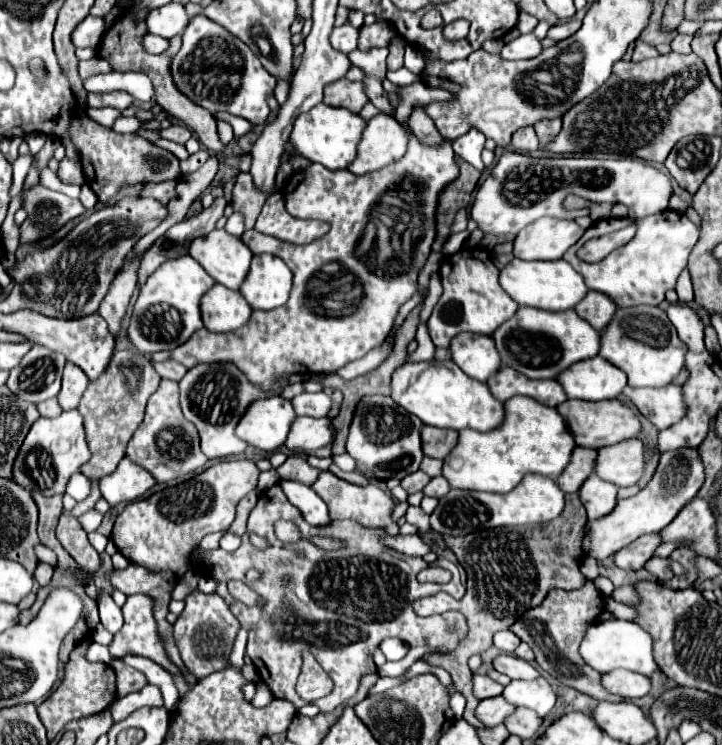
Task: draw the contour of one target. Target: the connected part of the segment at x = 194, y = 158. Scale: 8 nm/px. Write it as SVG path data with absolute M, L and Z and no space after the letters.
M198 150L196 154L192 154L192 156L188 156L186 160L182 160L180 162L180 170L182 170L182 174L190 174L190 172L196 172L206 160L210 158L210 154L206 152L206 150Z

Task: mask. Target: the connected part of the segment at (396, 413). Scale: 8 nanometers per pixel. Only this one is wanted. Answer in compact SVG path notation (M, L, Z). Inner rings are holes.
M364 396L354 408L354 418L346 438L346 452L356 460L356 470L378 480L390 480L412 474L422 462L420 446L420 428L422 420L406 412L402 406L394 404L390 396Z

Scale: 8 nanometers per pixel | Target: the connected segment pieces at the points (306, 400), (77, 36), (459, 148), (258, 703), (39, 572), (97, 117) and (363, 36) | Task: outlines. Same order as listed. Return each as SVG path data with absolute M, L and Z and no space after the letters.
M316 392L316 394L298 394L292 400L294 412L298 416L312 416L312 418L322 418L328 414L330 410L330 398L324 392Z
M88 16L86 20L82 20L72 34L72 42L76 48L96 48L100 44L104 32L104 24L102 18L96 16Z
M470 128L464 136L460 136L460 138L454 140L454 152L456 152L460 158L468 160L474 168L484 170L482 158L480 158L480 152L484 150L484 140L486 140L486 138L484 138L484 134L482 134L480 130Z
M258 682L258 684L256 684L256 694L254 694L254 698L252 698L250 704L252 704L254 708L264 708L264 706L268 706L272 700L274 700L274 696L272 696L270 688L266 688L266 684Z
M38 564L36 572L34 572L34 578L38 580L40 586L46 586L46 584L50 582L50 578L52 578L52 572L54 572L52 566L48 566L48 564Z
M86 108L86 116L100 126L112 126L112 122L120 116L114 108Z
M374 22L372 26L362 26L358 36L358 48L370 50L378 46L388 46L390 38L394 36L394 28L388 22Z

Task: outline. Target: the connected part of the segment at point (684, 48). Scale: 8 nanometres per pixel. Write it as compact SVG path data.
M676 34L674 40L670 42L672 46L672 52L676 54L690 54L692 48L690 48L690 42L692 42L692 36L684 36L684 34Z

